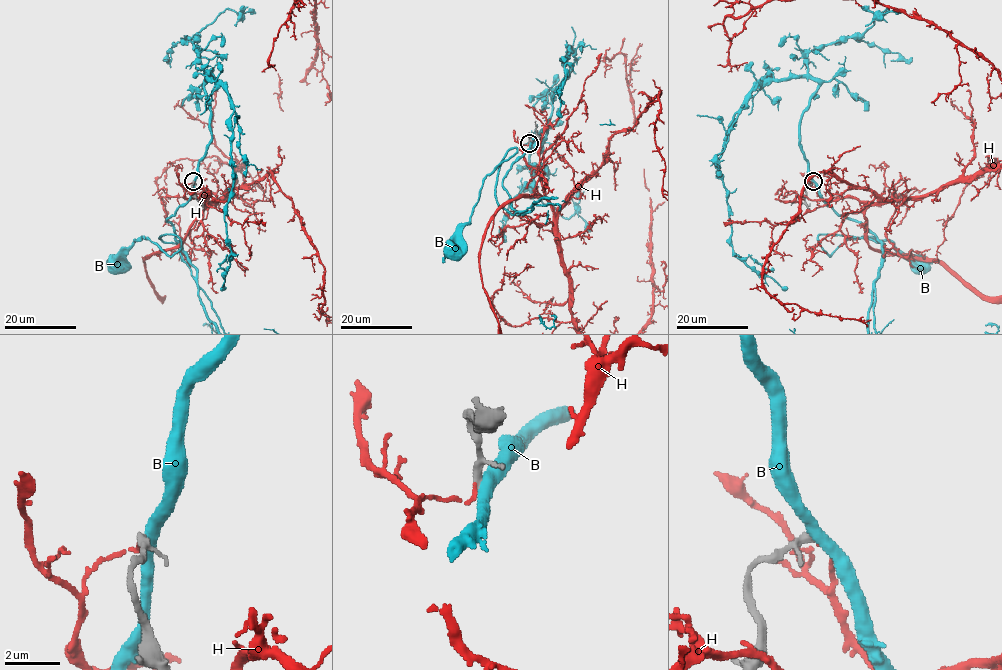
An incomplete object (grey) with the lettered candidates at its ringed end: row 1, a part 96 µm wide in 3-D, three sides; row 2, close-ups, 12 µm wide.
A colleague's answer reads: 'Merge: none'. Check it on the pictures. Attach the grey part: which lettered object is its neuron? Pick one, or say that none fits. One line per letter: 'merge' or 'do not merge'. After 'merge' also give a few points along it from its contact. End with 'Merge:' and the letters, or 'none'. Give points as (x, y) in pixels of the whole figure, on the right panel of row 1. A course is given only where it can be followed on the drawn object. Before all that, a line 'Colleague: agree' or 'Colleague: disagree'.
Colleague: agree
B: do not merge
H: do not merge
Merge: none

